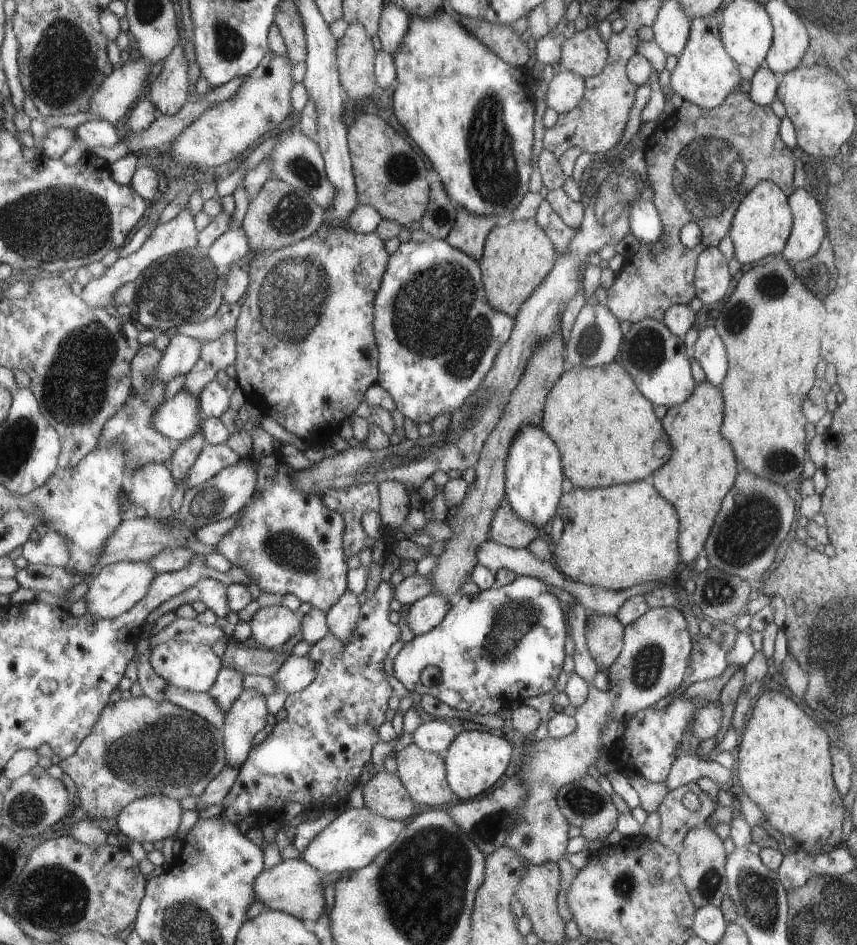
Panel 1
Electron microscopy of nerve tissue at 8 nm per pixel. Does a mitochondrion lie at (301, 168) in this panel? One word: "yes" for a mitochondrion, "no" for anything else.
yes

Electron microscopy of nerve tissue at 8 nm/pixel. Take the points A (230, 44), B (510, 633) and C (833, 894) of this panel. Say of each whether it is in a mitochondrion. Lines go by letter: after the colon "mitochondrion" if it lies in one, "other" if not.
A: mitochondrion
B: mitochondrion
C: mitochondrion

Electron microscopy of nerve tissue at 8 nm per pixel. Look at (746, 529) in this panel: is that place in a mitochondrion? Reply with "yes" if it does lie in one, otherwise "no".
yes

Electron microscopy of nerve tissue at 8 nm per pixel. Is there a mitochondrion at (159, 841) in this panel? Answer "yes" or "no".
no

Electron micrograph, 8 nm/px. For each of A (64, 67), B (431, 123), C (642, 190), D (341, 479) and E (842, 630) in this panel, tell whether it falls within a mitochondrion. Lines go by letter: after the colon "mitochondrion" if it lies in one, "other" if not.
A: mitochondrion
B: other
C: mitochondrion
D: mitochondrion
E: mitochondrion

